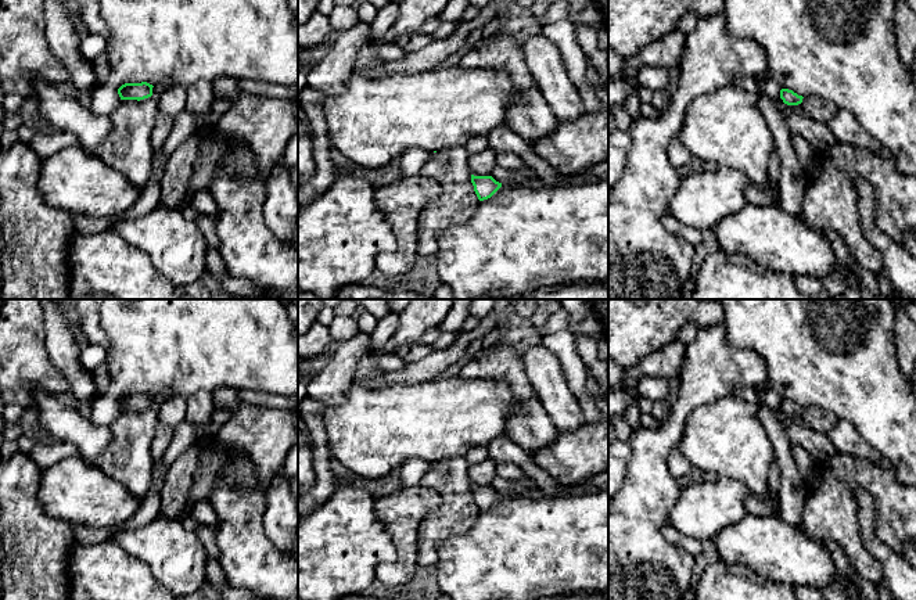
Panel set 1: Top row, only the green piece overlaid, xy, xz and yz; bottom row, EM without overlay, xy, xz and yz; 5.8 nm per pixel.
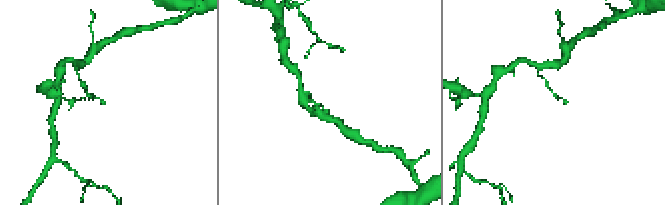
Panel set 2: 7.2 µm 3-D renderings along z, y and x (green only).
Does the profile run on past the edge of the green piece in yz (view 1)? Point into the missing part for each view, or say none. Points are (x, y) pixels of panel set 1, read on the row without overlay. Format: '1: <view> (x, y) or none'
1: none

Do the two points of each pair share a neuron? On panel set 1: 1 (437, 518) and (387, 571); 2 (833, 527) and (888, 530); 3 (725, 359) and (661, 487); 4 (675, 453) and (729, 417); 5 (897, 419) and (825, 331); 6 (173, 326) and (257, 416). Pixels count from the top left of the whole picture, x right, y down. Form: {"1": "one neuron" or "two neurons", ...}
{"1": "two neurons", "2": "one neuron", "3": "one neuron", "4": "two neurons", "5": "one neuron", "6": "two neurons"}

